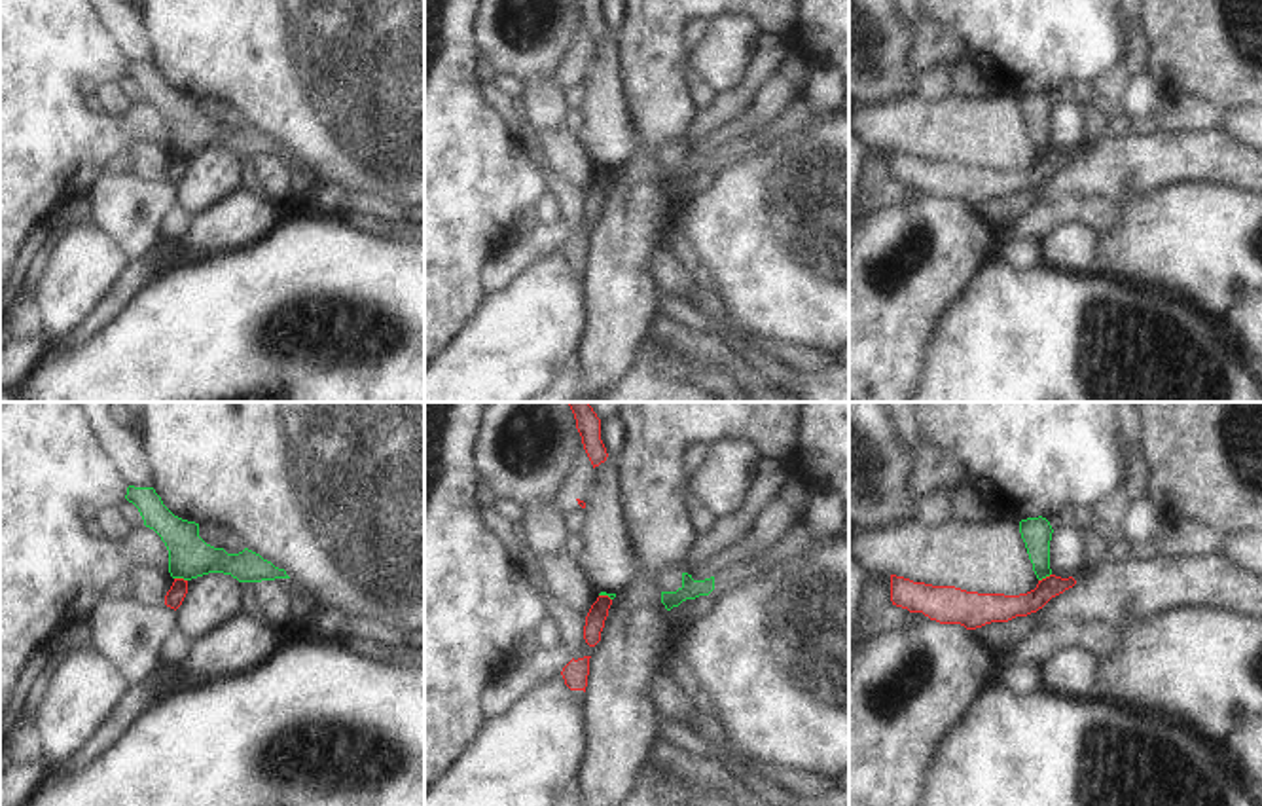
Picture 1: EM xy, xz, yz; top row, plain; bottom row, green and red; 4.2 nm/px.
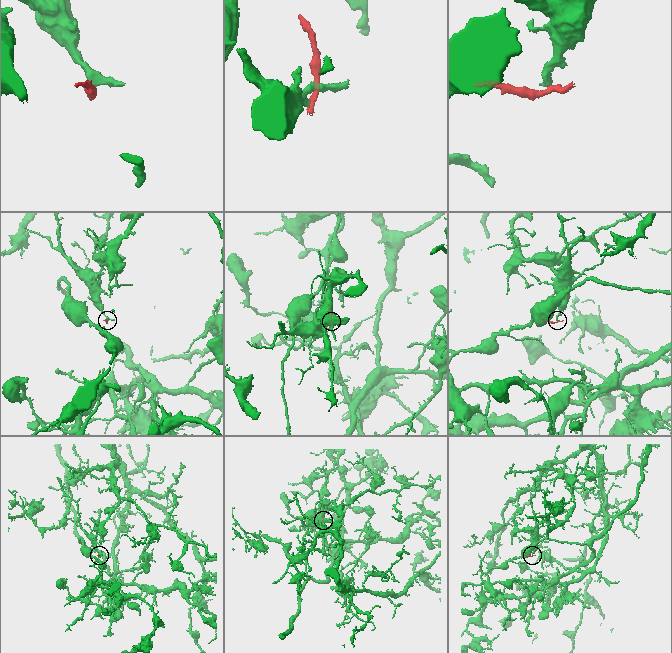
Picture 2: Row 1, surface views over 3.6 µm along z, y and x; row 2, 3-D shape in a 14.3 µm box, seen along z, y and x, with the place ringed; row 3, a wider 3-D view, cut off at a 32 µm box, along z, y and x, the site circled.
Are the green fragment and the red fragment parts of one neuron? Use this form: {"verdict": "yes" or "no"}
{"verdict": "no"}

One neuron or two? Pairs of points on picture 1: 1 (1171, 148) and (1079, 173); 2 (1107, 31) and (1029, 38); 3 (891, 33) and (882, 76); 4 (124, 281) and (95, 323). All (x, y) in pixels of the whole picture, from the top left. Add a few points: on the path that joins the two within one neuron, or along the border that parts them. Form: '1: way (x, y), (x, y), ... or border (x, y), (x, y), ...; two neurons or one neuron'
1: way (1149, 162), (1122, 169), (1101, 169); one neuron
2: way (1088, 31), (1048, 31); one neuron
3: way (882, 44), (882, 65); one neuron
4: way (122, 291), (103, 313); one neuron

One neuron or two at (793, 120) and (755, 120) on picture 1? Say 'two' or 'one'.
two

